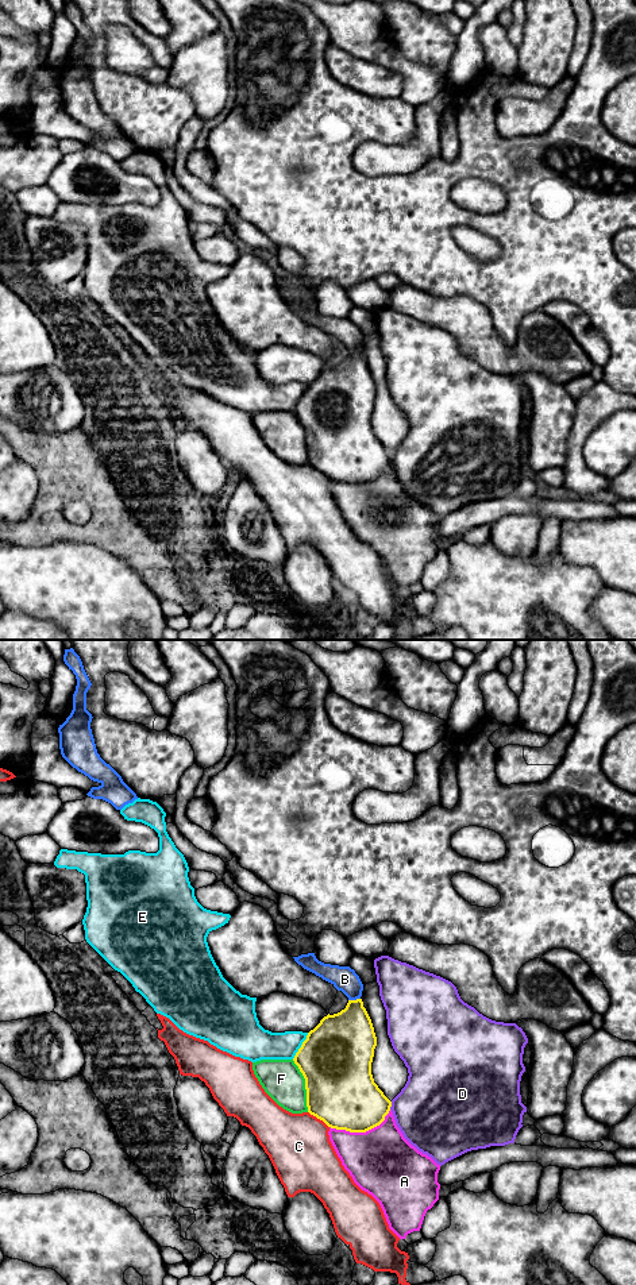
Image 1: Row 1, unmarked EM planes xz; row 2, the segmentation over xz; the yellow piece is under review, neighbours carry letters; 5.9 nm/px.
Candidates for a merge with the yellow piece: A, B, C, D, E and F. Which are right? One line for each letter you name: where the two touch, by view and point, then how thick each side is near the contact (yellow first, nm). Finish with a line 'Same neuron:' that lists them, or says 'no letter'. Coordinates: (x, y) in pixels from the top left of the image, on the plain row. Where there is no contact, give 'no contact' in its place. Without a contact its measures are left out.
B: xz (354, 352) | 340/150 nm
Same neuron: B

